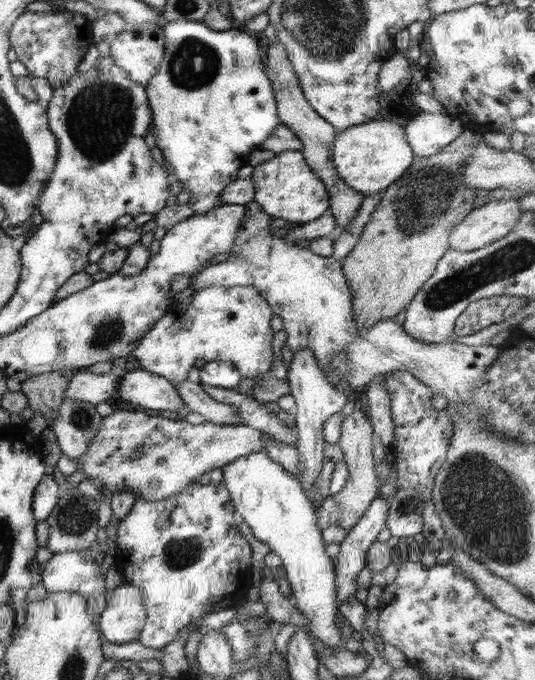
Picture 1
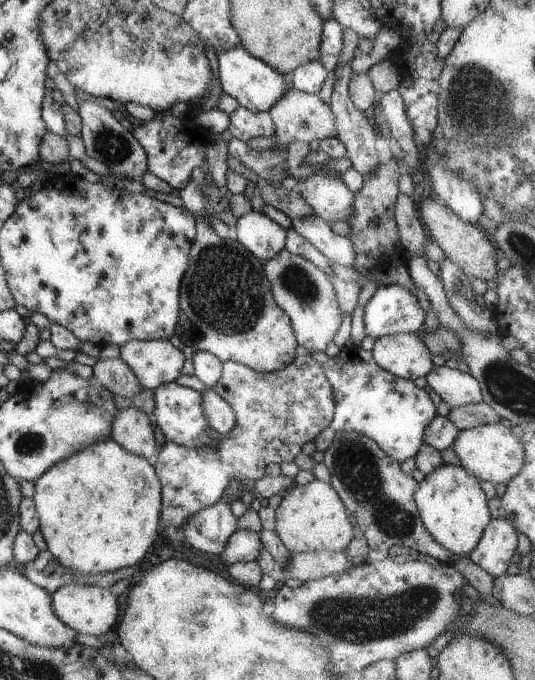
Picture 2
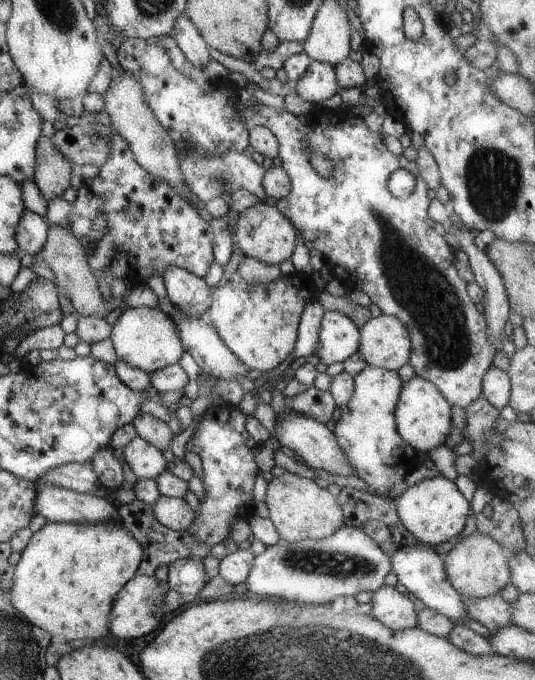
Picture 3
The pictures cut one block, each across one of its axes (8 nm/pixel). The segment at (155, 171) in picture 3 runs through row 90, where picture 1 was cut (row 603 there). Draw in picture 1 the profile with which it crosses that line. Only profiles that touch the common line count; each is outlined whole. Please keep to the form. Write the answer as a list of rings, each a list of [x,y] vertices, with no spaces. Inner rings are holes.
[[[130,584],[106,592],[106,608],[98,616],[101,634],[112,644],[138,641],[147,622],[141,591]]]

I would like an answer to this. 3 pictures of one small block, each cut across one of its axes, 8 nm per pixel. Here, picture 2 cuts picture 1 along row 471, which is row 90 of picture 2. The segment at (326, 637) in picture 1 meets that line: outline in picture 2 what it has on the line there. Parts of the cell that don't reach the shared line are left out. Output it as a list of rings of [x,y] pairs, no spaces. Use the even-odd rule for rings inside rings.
[[[236,47],[232,50],[216,52],[218,60],[218,80],[223,92],[238,101],[240,107],[252,112],[269,111],[291,87],[289,76],[280,74],[263,60],[252,56],[245,47]]]

